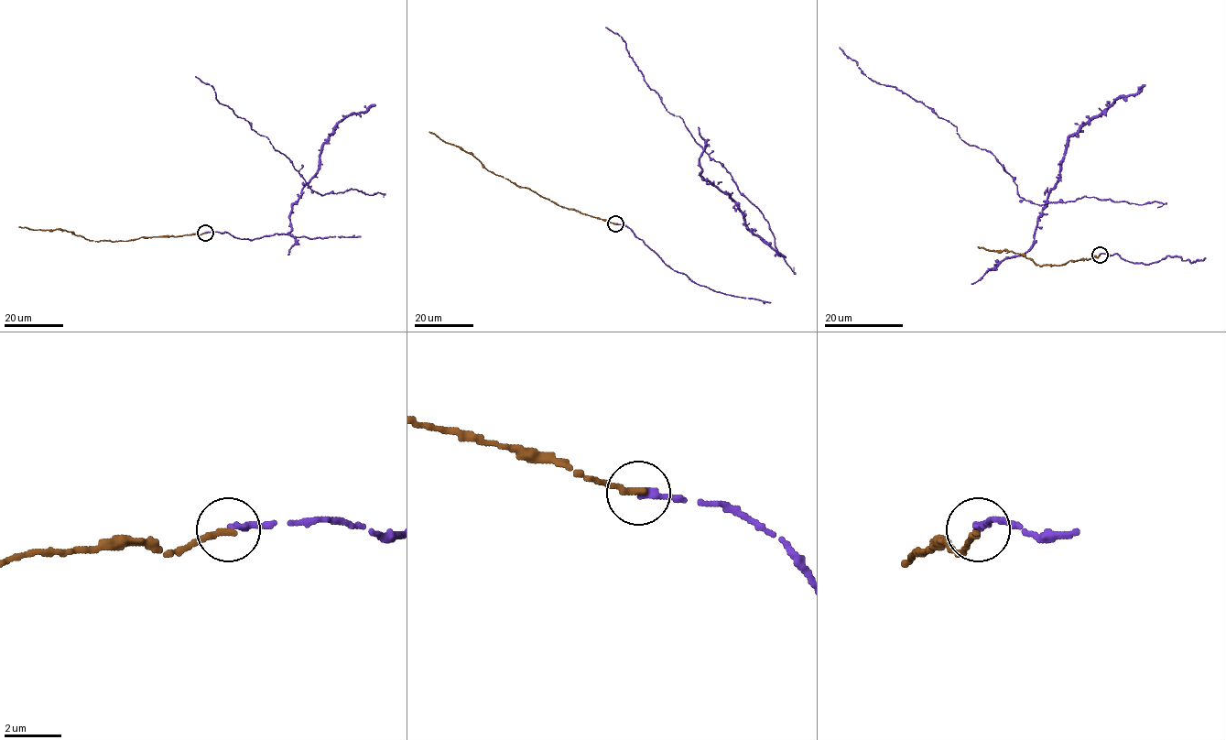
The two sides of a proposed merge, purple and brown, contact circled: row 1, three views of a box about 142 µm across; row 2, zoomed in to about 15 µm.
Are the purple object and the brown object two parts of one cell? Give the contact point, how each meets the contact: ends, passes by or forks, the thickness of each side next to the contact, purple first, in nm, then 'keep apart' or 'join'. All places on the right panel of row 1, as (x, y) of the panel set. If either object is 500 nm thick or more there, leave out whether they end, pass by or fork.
place (1100, 255); purple ends; brown ends; calibres 240 and 280 nm; join

